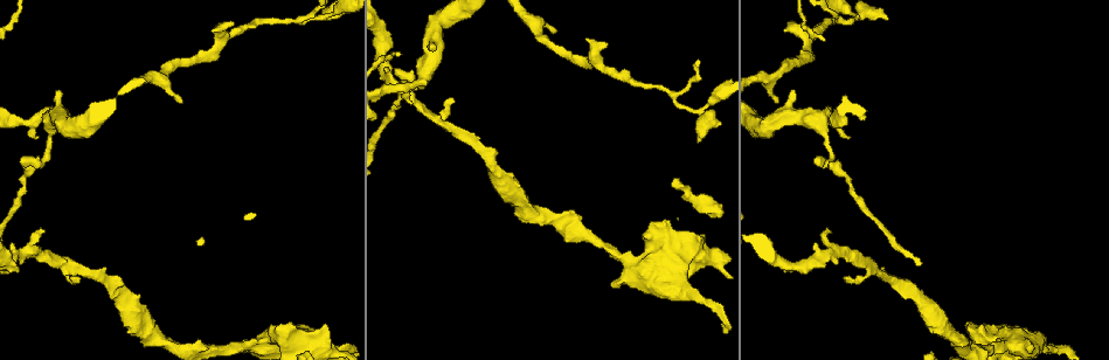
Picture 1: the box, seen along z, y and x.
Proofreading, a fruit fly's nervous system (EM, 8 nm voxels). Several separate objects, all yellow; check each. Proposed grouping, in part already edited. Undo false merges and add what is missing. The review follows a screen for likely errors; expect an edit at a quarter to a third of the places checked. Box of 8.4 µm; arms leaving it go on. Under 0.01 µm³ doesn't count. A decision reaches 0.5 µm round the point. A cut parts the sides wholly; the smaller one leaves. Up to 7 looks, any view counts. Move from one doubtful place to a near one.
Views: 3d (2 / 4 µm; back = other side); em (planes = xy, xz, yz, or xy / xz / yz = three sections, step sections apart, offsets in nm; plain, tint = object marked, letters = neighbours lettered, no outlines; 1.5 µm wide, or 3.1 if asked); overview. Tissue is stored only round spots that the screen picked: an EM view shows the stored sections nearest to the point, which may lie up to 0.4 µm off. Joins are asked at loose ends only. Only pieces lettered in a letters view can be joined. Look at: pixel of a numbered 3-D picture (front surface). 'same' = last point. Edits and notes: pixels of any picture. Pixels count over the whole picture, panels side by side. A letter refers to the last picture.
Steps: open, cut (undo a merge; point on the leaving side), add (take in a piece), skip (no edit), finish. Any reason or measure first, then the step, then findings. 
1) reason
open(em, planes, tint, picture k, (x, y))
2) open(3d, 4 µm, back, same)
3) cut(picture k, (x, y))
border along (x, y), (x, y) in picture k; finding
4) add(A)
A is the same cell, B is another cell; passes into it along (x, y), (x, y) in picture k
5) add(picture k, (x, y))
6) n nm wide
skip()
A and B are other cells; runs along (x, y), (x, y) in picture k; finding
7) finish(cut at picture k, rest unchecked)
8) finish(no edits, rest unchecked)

an open end
open(em, yz, step 8, tint, picture 1, (42, 229))

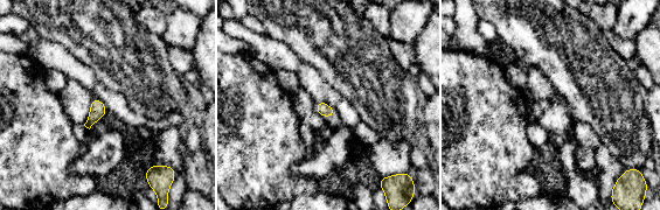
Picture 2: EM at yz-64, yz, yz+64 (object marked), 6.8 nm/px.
open(em, planes, letters, same)

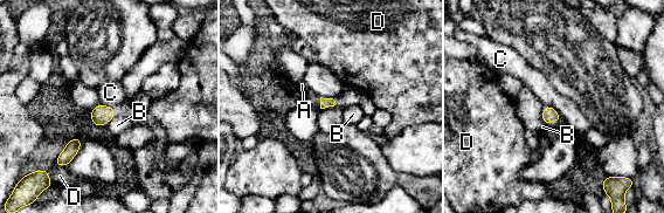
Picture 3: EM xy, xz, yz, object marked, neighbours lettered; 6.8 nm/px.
skip()
A, B, C and D are other cells; border along (336, 101), (333, 105), (320, 109) in picture 3; no lettered piece goes on from it

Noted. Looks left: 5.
thick turns thin
open(em, planes, tint, picture 1, (490, 166))

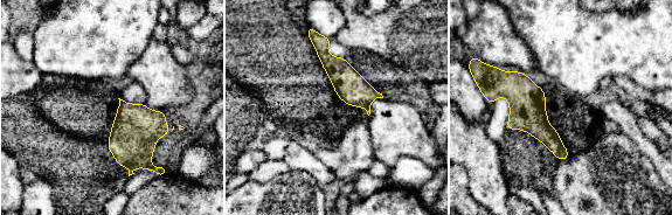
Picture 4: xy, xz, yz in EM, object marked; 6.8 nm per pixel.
see the neighbours
open(em, planes, letters, same)

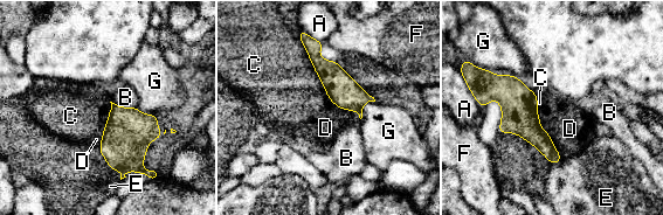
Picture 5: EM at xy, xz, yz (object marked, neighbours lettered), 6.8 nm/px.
skip()
A, B, C, D, E, F and G are other cells; continuous, no second neuron

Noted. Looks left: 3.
stops while still wide
open(em, planes, plain, picture 1, (1032, 346))

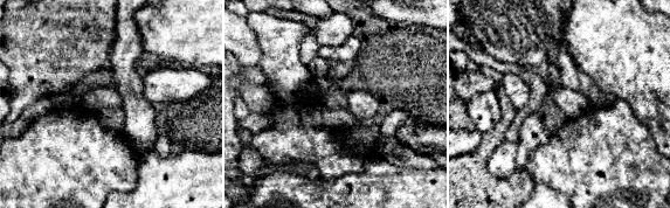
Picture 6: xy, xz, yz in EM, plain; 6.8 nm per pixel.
see the neighbours
open(em, planes, letters, same)

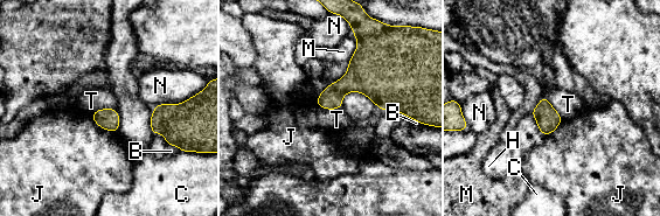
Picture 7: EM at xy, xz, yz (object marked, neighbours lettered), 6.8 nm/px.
skip()
B, C, H, J, M, N and T are other cells; border along (315, 103), (327, 109), (341, 109) in picture 7; no lettered piece goes on from it

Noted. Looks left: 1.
finish(no edits, rest unchecked)

